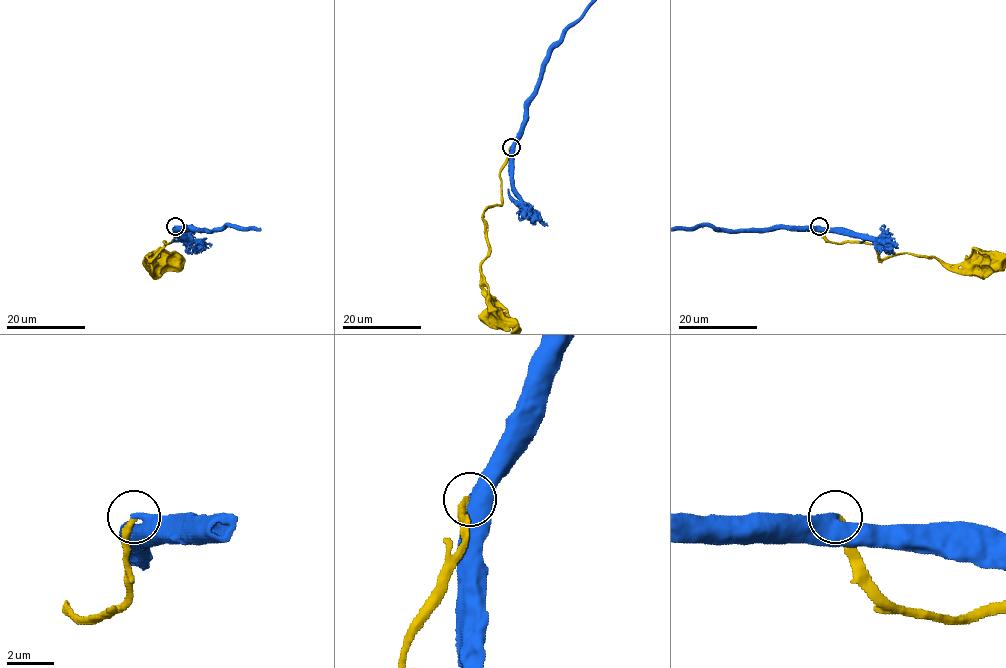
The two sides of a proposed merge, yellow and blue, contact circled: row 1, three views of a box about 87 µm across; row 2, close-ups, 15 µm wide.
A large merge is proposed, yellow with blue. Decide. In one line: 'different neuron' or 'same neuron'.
same neuron

